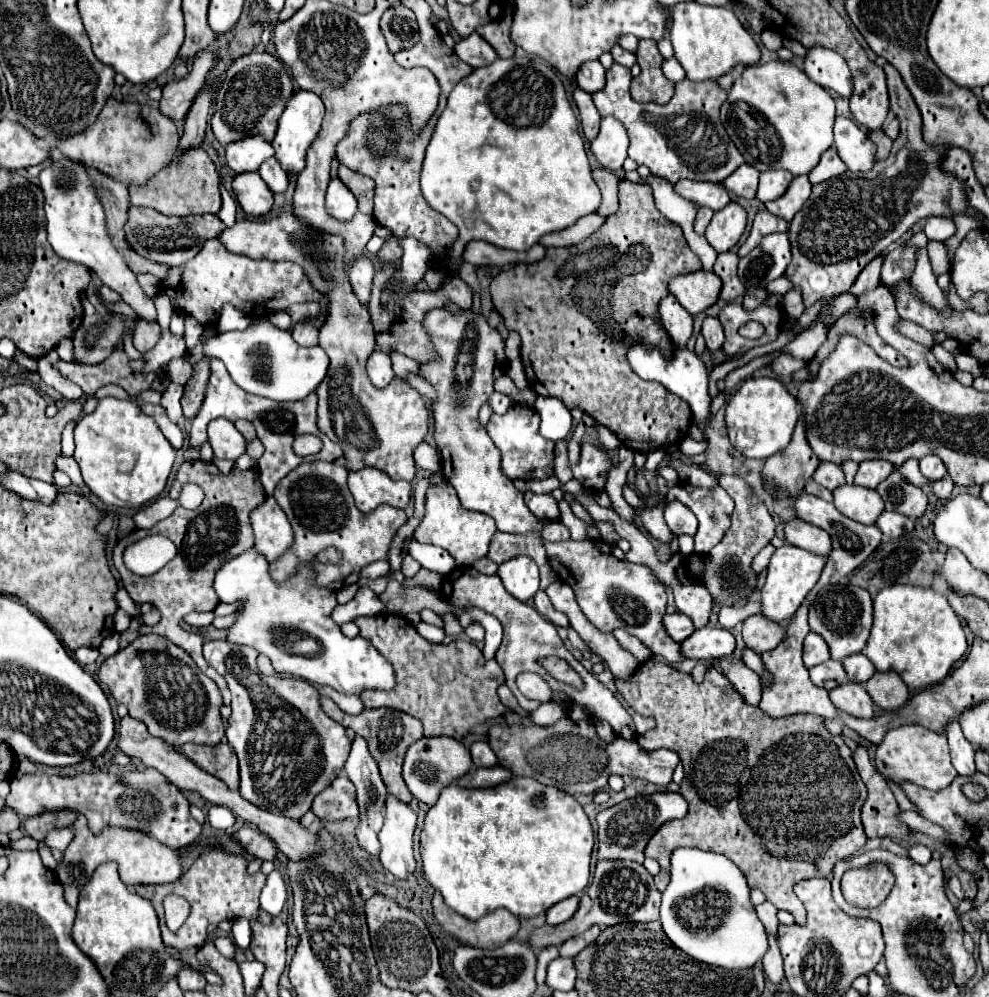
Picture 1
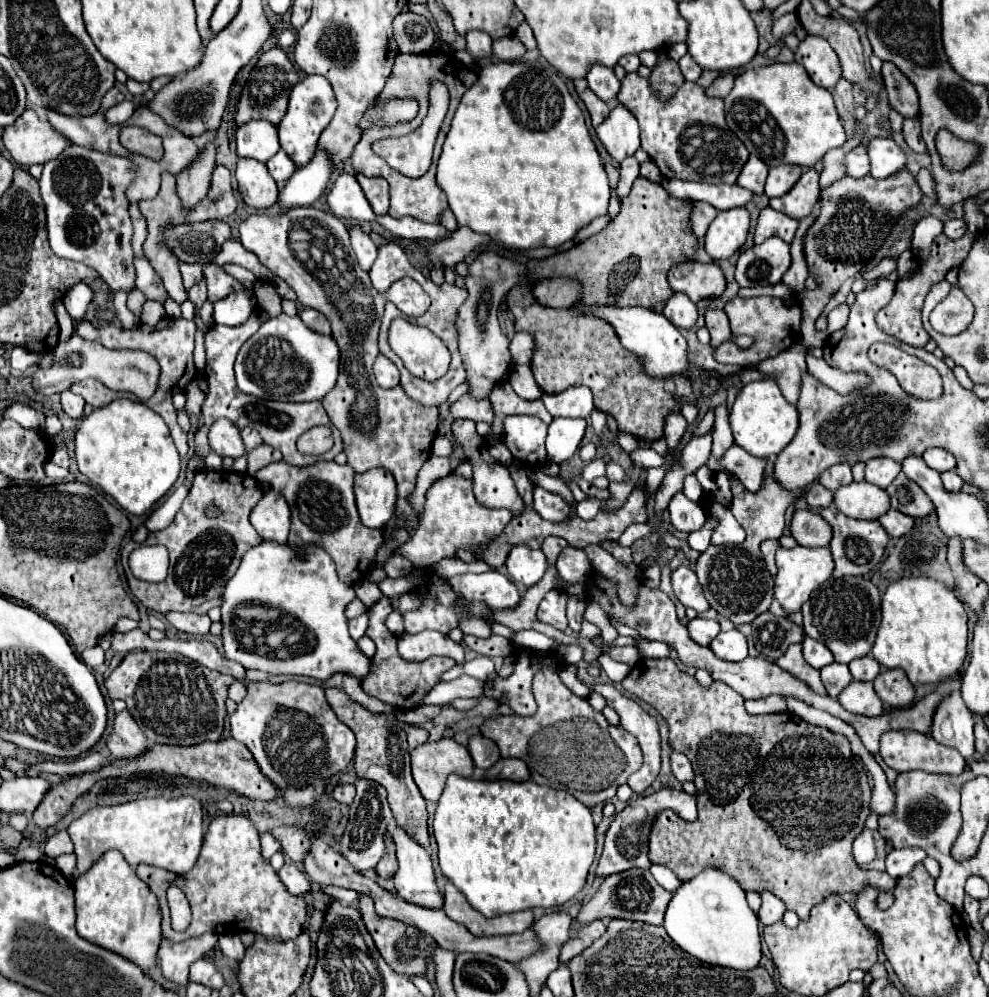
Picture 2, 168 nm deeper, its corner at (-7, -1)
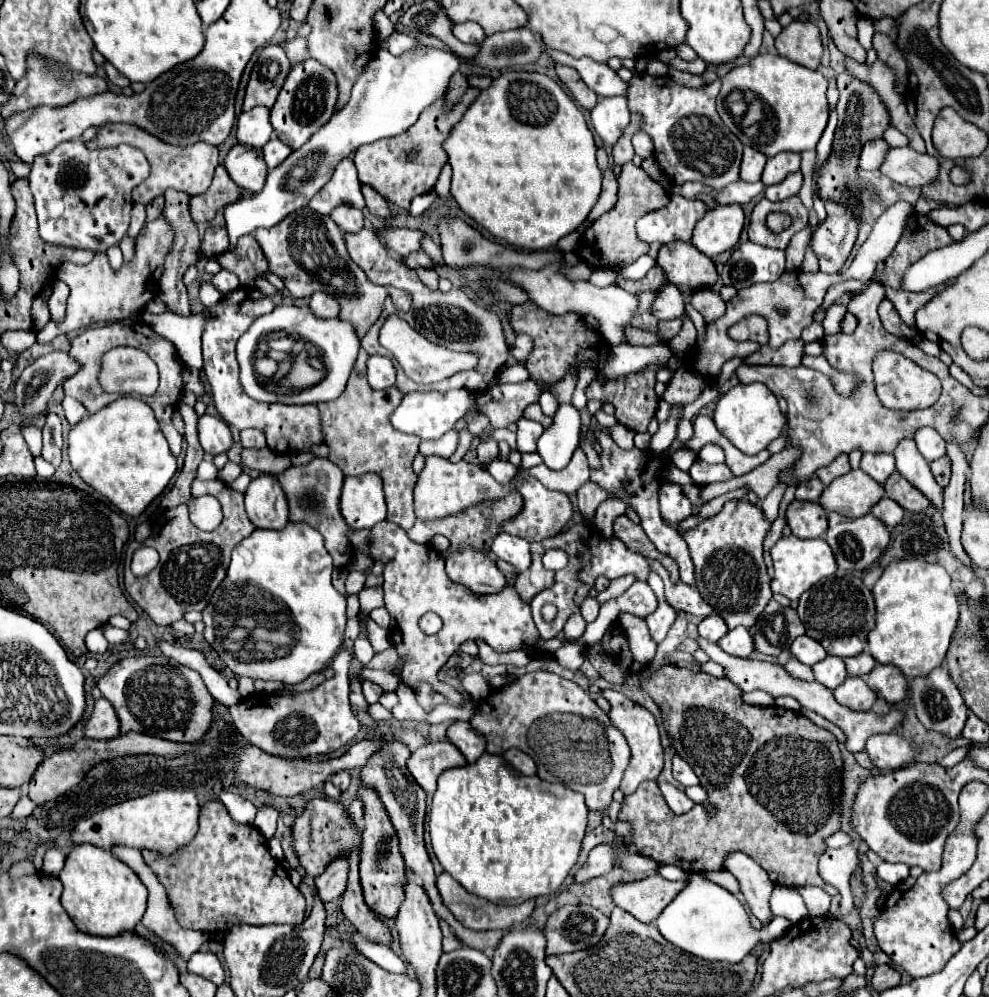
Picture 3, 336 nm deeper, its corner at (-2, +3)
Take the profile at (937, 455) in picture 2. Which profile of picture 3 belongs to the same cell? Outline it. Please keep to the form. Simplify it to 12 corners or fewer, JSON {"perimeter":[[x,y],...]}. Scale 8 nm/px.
{"perimeter":[[935,429],[915,431],[921,455],[927,461],[945,455],[945,441]]}

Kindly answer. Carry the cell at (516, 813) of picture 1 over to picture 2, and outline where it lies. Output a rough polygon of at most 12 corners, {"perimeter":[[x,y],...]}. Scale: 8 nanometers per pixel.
{"perimeter":[[450,775],[442,873],[484,917],[564,905],[590,809],[534,781]]}

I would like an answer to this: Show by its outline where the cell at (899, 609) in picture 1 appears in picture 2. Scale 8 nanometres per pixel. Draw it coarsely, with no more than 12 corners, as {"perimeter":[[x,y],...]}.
{"perimeter":[[900,579],[882,597],[872,655],[910,683],[966,659],[968,617],[952,589]]}

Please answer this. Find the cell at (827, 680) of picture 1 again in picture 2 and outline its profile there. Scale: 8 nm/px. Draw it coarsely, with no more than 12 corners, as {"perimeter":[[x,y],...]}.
{"perimeter":[[848,665],[822,667],[822,683],[830,697],[838,697],[852,681]]}

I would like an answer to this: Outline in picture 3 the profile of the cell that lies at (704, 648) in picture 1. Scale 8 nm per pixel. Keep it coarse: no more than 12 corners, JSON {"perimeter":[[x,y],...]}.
{"perimeter":[[745,627],[731,629],[717,643],[725,653],[751,657],[755,643]]}

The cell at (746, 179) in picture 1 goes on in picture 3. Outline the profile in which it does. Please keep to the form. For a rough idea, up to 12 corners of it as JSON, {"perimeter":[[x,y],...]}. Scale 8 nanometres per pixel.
{"perimeter":[[745,147],[741,179],[759,181],[767,157]]}

